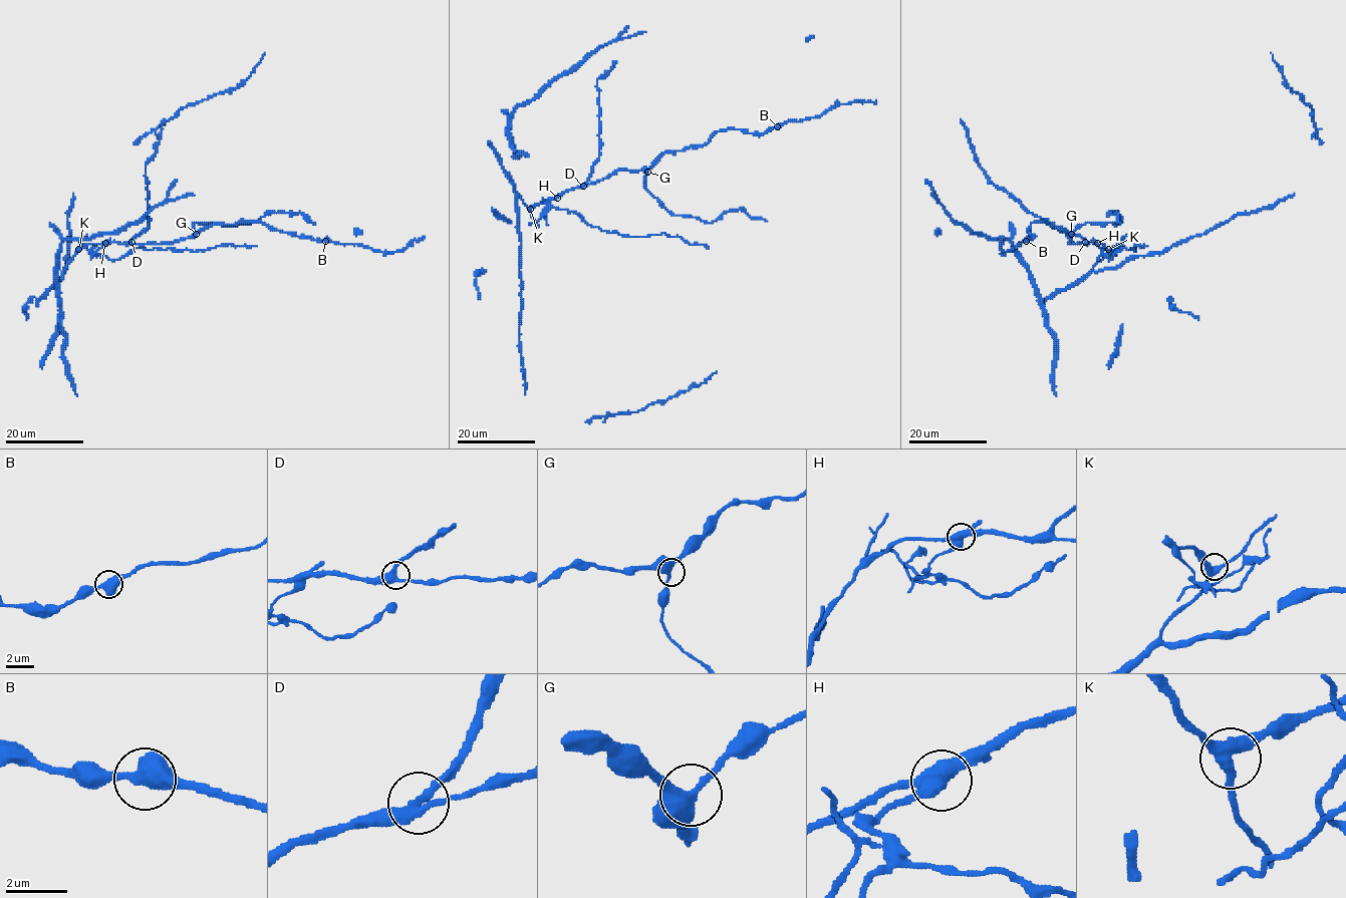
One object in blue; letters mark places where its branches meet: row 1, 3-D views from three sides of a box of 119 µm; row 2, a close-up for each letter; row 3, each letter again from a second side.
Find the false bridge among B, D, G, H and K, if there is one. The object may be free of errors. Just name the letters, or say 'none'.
H

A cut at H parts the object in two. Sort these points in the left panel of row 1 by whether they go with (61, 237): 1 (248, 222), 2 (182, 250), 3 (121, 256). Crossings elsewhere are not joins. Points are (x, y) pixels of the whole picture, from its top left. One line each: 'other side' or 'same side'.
1: same side
2: other side
3: other side

